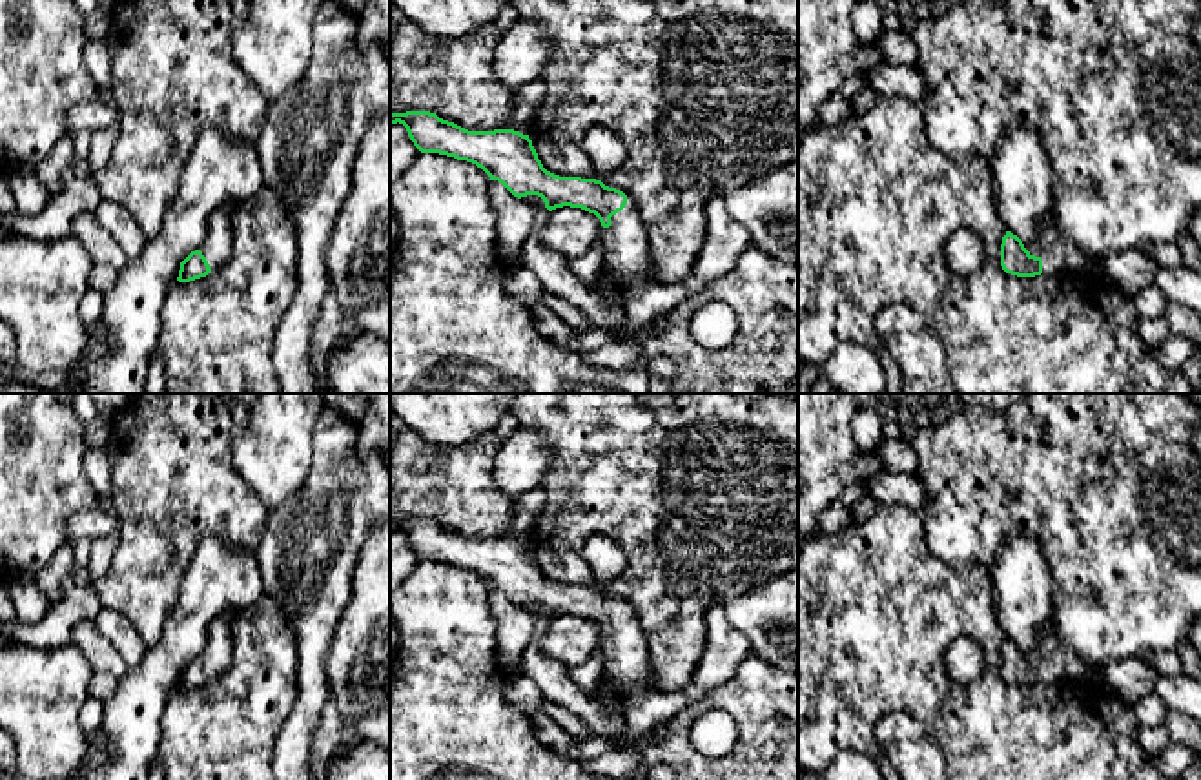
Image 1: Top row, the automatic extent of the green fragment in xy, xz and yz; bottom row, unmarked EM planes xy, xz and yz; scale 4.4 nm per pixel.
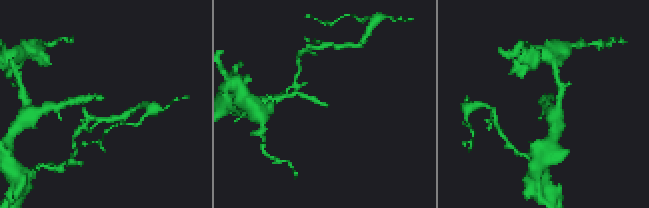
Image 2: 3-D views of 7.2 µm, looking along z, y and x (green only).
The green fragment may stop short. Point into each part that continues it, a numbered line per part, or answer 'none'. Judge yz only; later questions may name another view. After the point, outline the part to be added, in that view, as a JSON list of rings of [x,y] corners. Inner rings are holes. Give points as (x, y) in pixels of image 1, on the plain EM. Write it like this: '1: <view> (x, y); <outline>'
1: yz (1059, 666); [[[1052,616],[1039,631],[1039,641],[1033,649],[1022,649],[1030,663],[1042,667],[1042,682],[1046,685],[1062,685],[1088,682],[1090,665],[1083,656],[1070,651],[1061,638],[1055,616]]]

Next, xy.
1: xy (217, 655); [[[226,612],[215,618],[208,629],[208,641],[199,658],[206,665],[211,680],[222,676],[233,660],[233,621],[239,618],[239,612]]]

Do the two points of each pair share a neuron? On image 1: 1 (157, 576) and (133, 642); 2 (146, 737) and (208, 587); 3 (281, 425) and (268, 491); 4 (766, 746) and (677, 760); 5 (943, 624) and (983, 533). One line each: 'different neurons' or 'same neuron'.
1: different neurons
2: same neuron
3: same neuron
4: same neuron
5: different neurons

